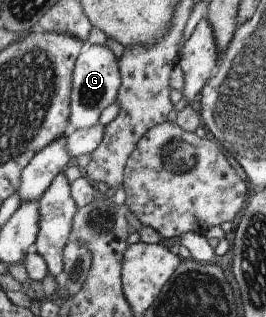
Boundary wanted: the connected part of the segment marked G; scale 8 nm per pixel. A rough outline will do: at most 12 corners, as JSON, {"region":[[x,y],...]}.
{"region":[[84,45],[73,66],[67,125],[90,127],[114,104],[117,58]]}

